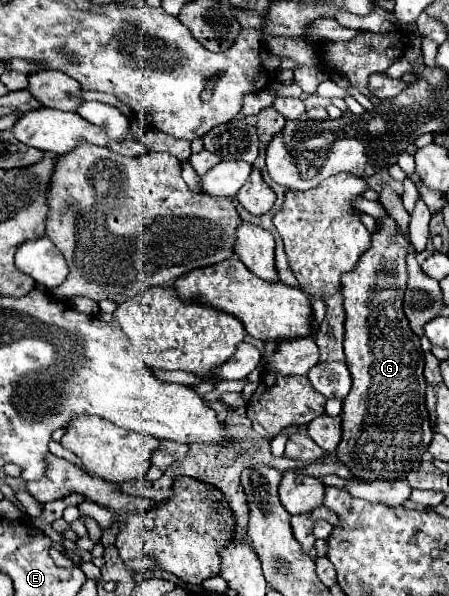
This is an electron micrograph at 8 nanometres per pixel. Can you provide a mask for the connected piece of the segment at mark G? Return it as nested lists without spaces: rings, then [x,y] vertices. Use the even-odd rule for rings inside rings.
[[[393,217],[377,221],[377,231],[371,233],[371,247],[359,257],[357,265],[341,275],[341,291],[345,297],[345,357],[353,377],[353,387],[343,399],[343,439],[337,447],[339,461],[363,481],[397,481],[421,465],[423,453],[431,443],[433,429],[423,403],[423,349],[419,337],[407,325],[403,313],[403,293],[407,287],[407,235],[397,227]]]

